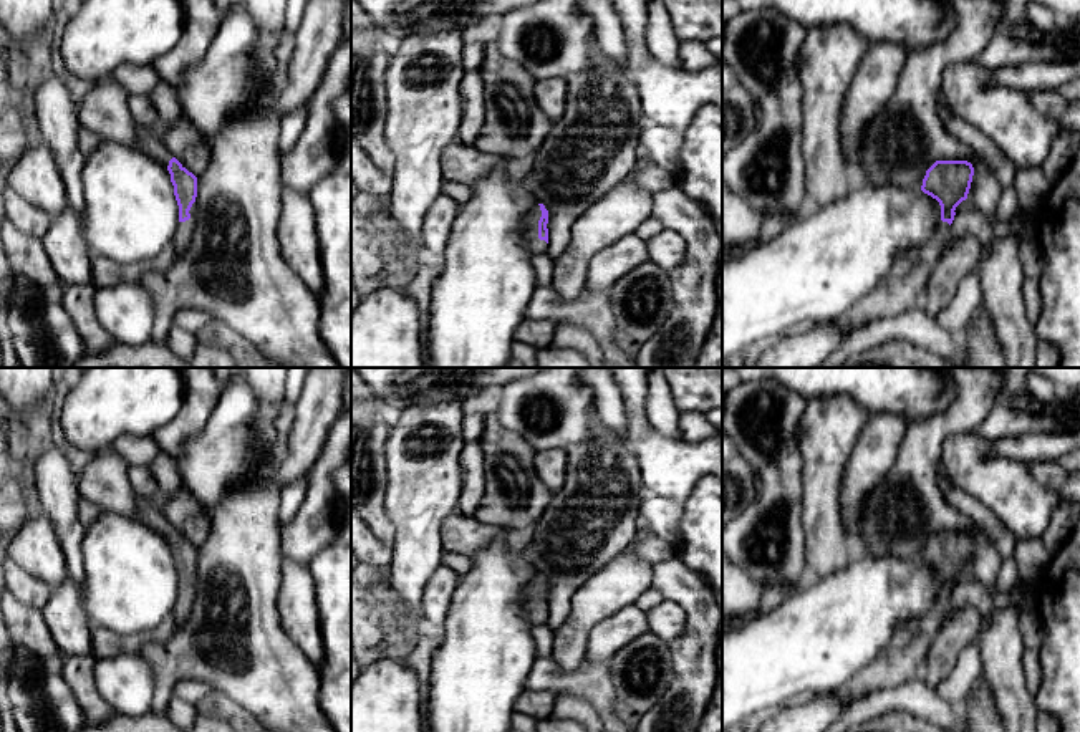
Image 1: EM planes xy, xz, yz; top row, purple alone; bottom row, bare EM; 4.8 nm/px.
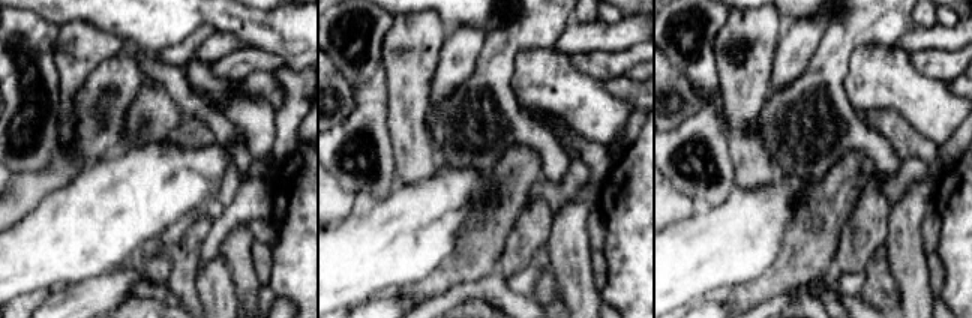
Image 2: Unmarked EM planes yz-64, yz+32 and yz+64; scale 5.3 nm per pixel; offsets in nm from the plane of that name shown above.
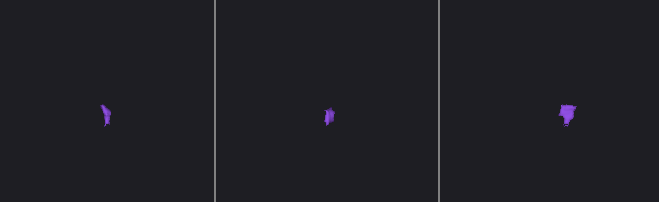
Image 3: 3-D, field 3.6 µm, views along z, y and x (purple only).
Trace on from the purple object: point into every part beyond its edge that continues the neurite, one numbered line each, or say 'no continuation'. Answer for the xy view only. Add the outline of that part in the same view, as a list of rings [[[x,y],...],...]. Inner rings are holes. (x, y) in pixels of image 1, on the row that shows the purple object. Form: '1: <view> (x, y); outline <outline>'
1: xy (149, 141); outline [[[139,126],[137,139],[134,146],[137,146],[147,156],[154,157],[164,167],[167,167],[169,161],[172,159],[172,154],[167,151],[167,147],[164,146],[161,139],[159,128],[147,129]]]
2: xy (184, 232); outline [[[192,204],[189,214],[190,214],[189,220],[177,224],[177,230],[174,235],[176,255],[182,255],[186,252],[186,248],[189,247],[189,242],[194,235],[194,230],[195,230],[195,204]]]

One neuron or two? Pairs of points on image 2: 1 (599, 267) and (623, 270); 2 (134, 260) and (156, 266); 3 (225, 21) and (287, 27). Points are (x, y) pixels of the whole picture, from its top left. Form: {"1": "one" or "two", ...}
{"1": "two", "2": "two", "3": "one"}

